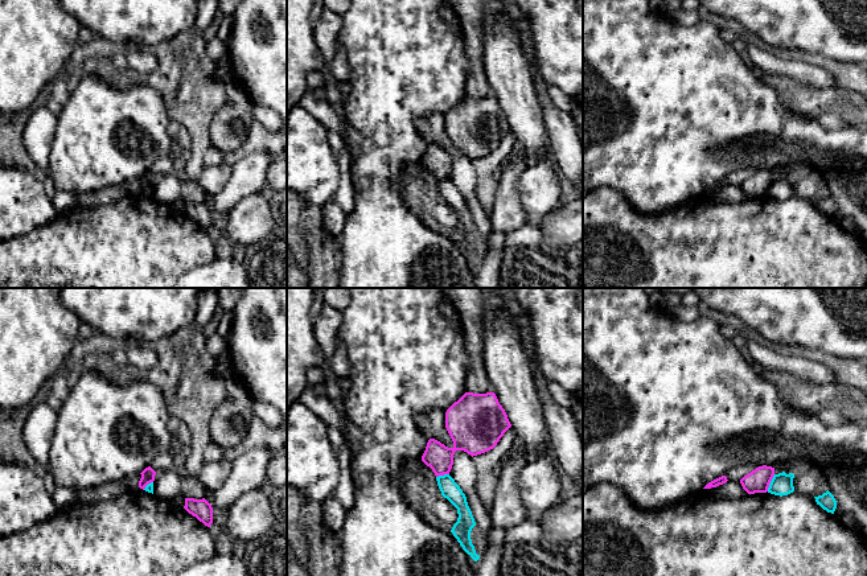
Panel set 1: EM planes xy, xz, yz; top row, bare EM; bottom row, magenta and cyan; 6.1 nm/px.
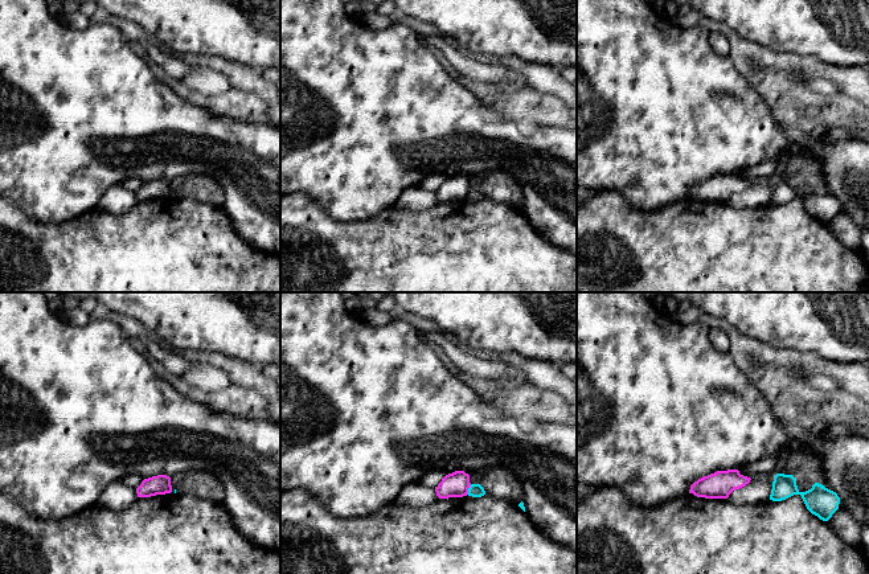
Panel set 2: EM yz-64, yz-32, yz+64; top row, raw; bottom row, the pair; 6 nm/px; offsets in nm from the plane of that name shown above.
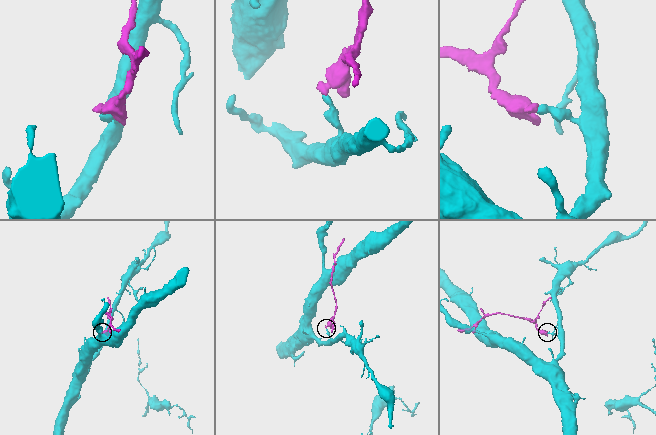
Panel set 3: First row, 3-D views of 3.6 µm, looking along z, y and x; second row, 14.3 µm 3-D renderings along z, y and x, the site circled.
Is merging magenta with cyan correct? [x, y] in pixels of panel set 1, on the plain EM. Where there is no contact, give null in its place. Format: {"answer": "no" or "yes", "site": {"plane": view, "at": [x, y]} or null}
{"answer": "no", "site": {"plane": "yz", "at": [769, 186]}}

